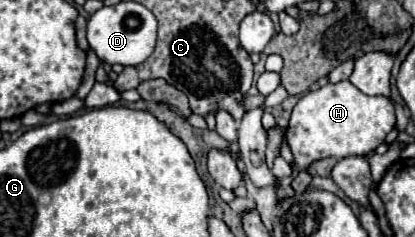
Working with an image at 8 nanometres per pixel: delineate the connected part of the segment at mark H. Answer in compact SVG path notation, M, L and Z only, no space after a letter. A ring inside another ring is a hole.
M341 81L341 83L335 83L335 85L327 83L325 87L321 87L317 91L309 91L307 95L303 95L299 99L299 103L293 107L285 137L287 137L287 143L293 151L297 167L307 169L313 161L319 161L319 159L325 159L325 157L343 159L343 157L349 157L349 155L369 155L371 151L375 151L385 141L385 137L393 129L395 129L395 107L393 107L391 99L369 97L369 95L361 93L349 81Z

